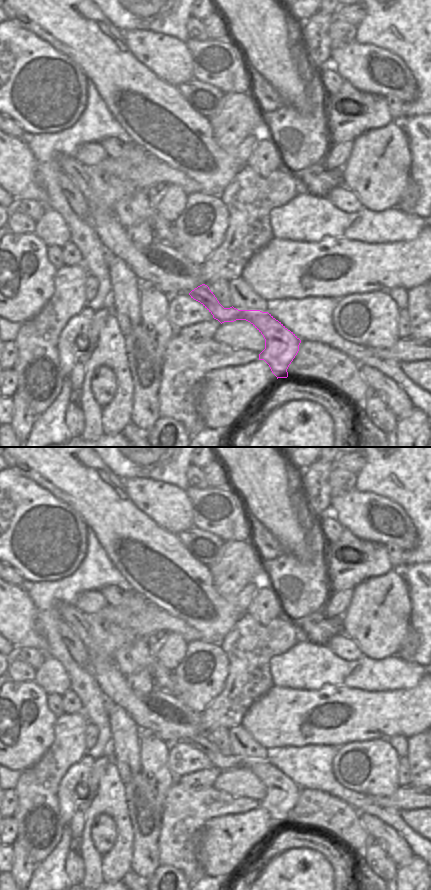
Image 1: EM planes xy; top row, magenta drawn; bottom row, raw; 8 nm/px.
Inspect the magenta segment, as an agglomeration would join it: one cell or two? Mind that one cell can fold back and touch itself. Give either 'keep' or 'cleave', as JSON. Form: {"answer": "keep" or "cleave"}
{"answer": "keep"}

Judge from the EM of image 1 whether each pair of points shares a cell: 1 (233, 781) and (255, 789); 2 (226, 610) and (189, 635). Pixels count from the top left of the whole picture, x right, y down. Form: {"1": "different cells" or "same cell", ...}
{"1": "same cell", "2": "different cells"}

